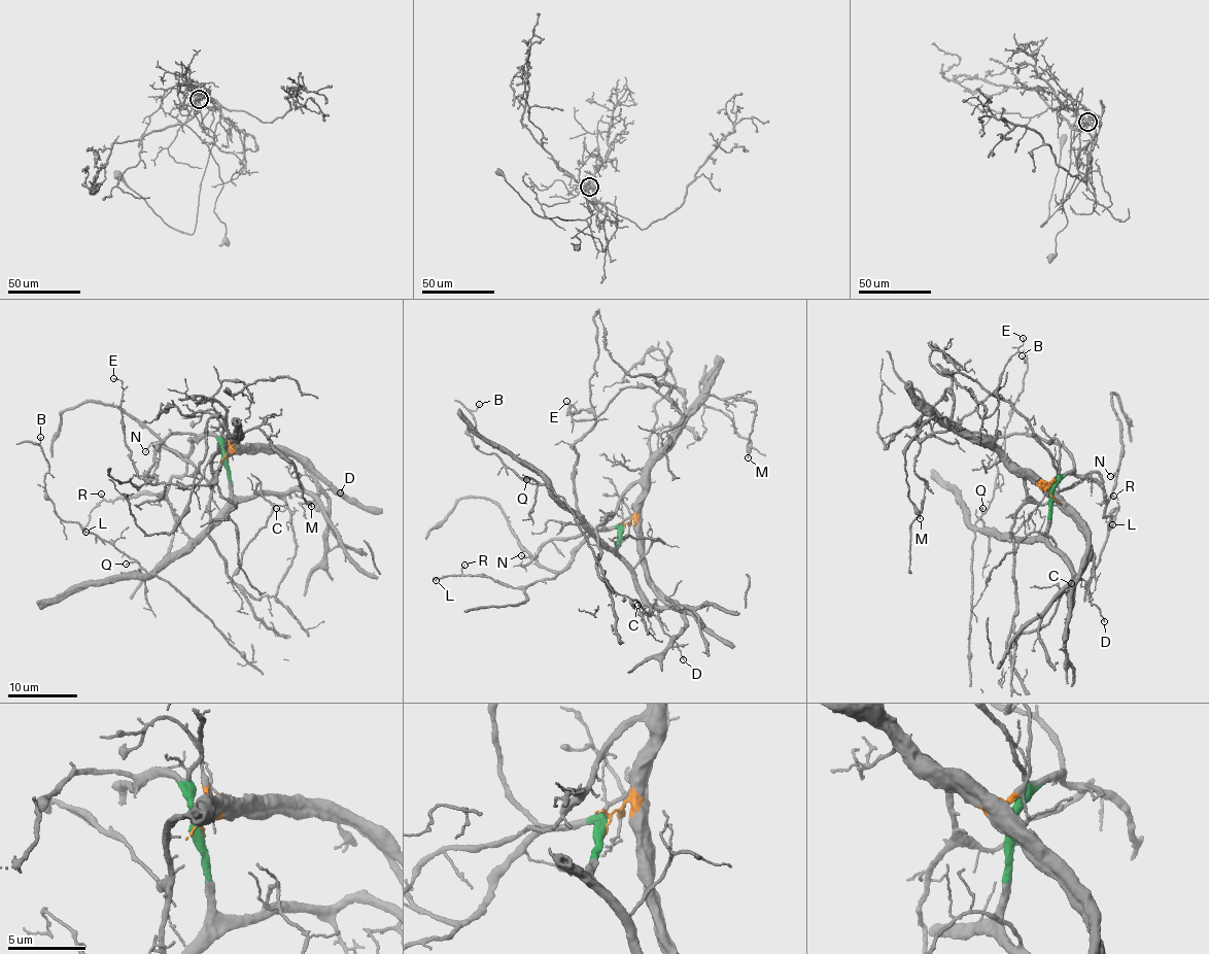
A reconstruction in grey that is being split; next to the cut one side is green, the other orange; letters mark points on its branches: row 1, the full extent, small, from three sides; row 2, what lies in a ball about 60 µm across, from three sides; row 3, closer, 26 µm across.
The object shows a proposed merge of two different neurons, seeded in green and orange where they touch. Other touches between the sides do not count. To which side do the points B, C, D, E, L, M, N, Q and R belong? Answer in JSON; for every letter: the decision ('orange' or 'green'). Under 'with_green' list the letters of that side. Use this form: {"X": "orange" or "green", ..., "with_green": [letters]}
{"B": "green", "C": "green", "D": "orange", "E": "green", "L": "green", "M": "orange", "N": "green", "Q": "green", "R": "green", "with_green": ["B", "C", "E", "L", "N", "Q", "R"]}

